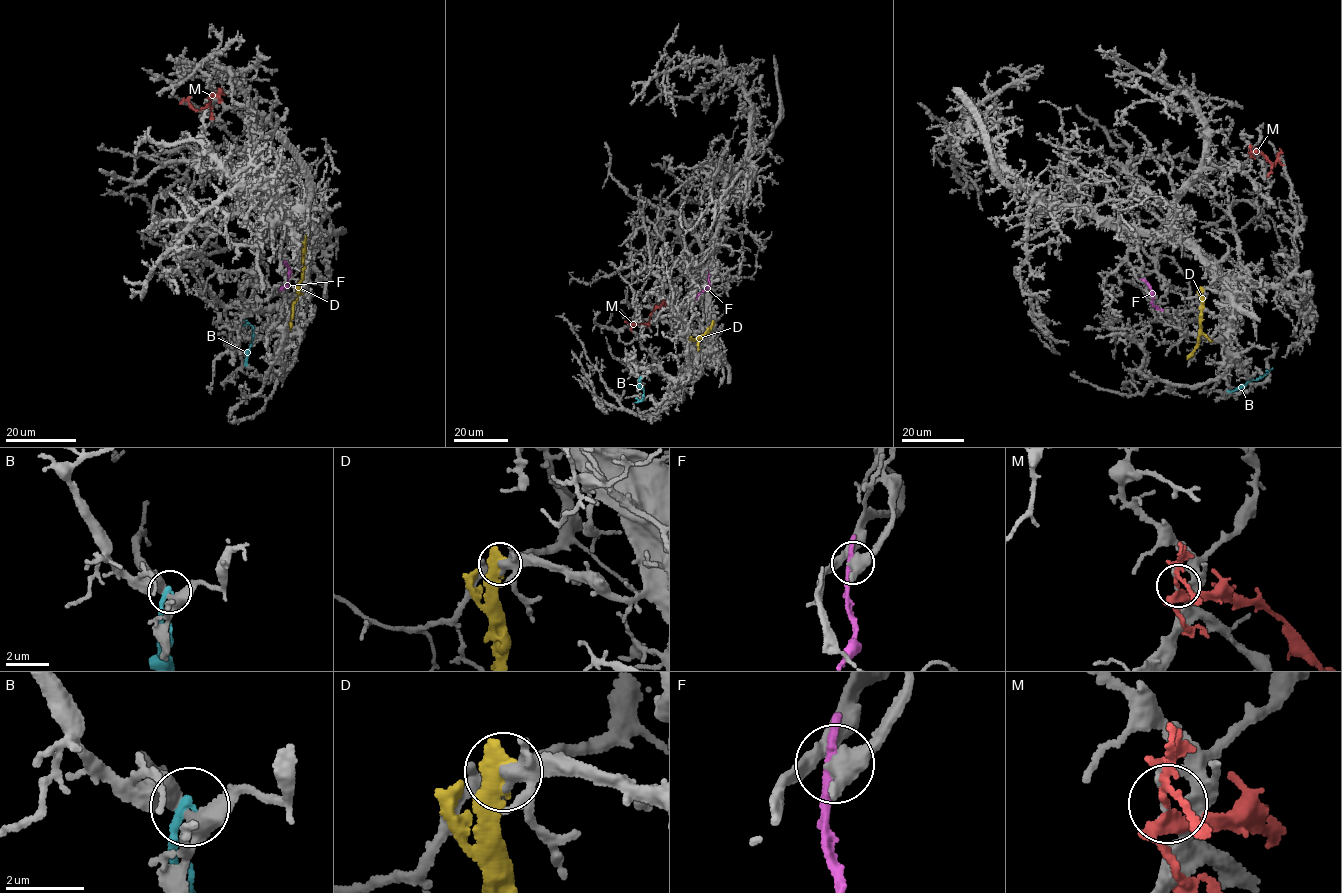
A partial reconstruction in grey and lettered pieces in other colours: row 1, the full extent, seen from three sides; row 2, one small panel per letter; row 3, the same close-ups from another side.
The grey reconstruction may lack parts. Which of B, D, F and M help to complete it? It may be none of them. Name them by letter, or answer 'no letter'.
no letter

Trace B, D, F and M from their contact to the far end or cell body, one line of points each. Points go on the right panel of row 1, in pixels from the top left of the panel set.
B: (1228, 390), (1258, 380), (1273, 367)
D: (1202, 289), (1198, 344), (1187, 358)
F: (1144, 280), (1152, 291), (1152, 304), (1163, 310)
M: (1250, 150), (1262, 154), (1272, 165), (1281, 152), (1280, 148)

